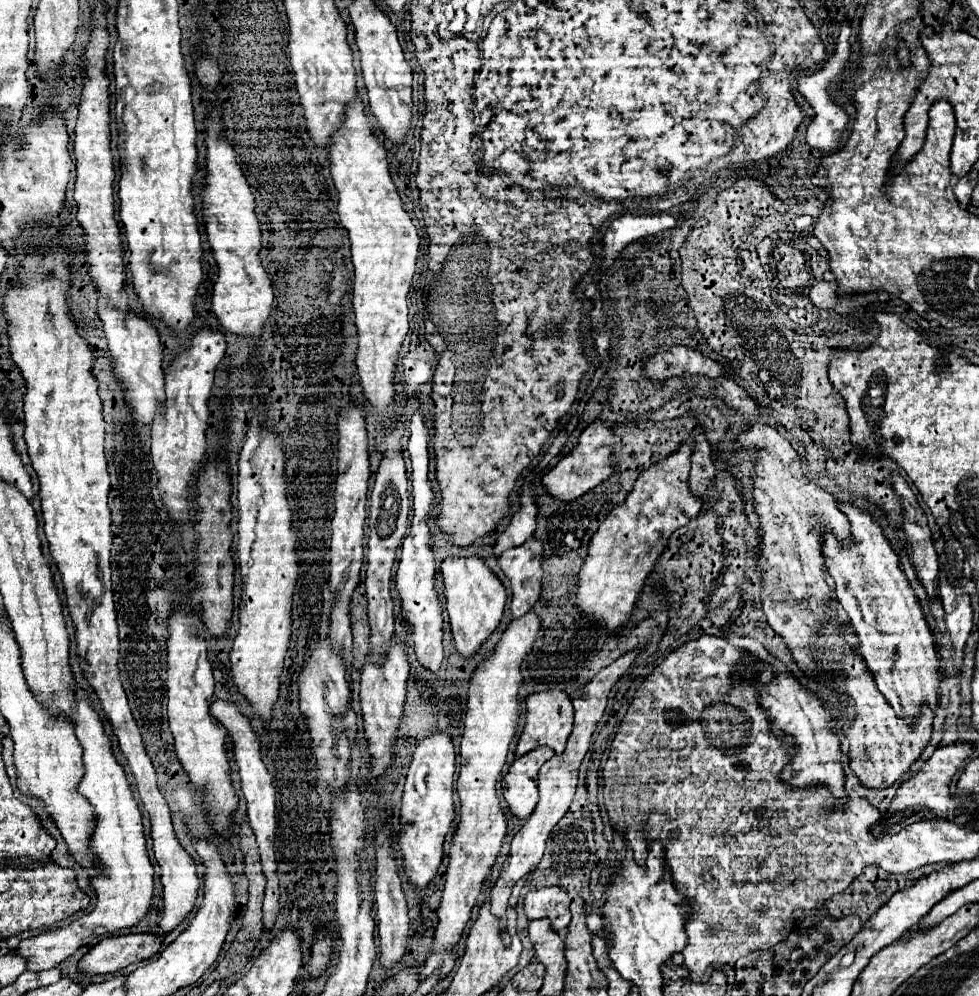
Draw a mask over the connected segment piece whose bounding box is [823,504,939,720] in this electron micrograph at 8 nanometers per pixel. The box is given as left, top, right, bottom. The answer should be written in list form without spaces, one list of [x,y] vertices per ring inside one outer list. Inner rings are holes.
[[[839,504],[851,522],[855,546],[843,548],[833,534],[825,536],[823,554],[827,556],[827,570],[835,580],[837,600],[849,616],[849,622],[859,638],[859,652],[871,668],[875,682],[895,714],[901,718],[915,718],[917,706],[927,702],[935,708],[939,662],[935,640],[925,622],[925,616],[915,600],[915,594],[899,568],[897,554],[883,536],[881,528],[873,522],[869,512],[851,504]]]

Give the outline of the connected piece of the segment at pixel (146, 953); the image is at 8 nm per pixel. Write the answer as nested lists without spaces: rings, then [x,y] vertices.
[[[155,932],[107,936],[95,944],[79,962],[81,972],[109,974],[119,972],[125,966],[153,958],[163,944],[163,936]]]

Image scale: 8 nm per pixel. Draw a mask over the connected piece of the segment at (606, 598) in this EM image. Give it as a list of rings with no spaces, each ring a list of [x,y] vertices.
[[[687,434],[675,452],[643,470],[625,502],[613,506],[589,542],[587,558],[579,572],[575,608],[597,618],[607,632],[621,632],[629,622],[639,592],[665,550],[669,536],[701,510],[703,500],[695,498],[687,486],[691,452],[695,446],[693,438],[693,434]]]

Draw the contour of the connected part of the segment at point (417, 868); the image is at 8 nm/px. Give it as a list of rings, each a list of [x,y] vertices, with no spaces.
[[[435,730],[431,736],[423,738],[413,752],[401,800],[399,848],[405,860],[405,872],[409,880],[419,888],[427,886],[429,880],[435,876],[443,858],[445,836],[449,834],[455,818],[453,772],[455,772],[455,746],[451,742],[451,736],[441,730]]]

